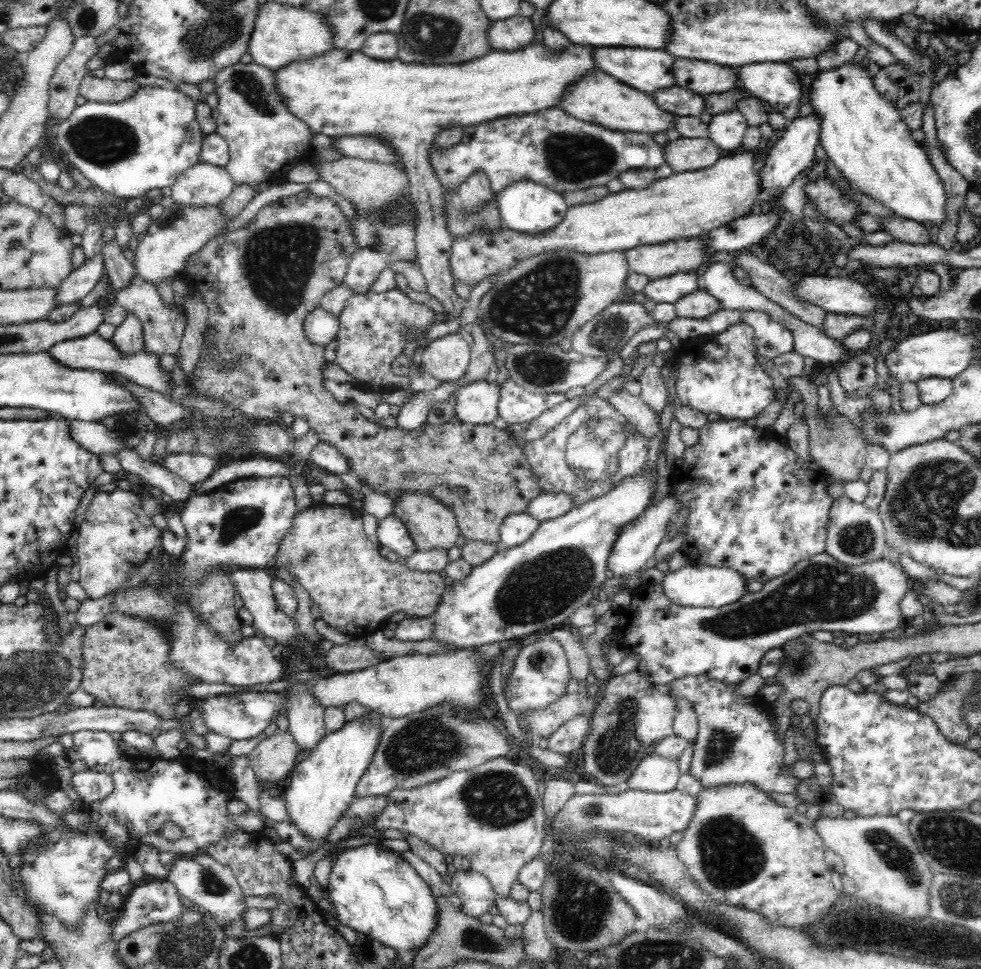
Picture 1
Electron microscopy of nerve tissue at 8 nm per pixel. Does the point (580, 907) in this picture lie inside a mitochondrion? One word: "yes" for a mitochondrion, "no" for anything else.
yes

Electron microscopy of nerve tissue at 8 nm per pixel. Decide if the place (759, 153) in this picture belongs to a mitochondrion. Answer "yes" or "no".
no

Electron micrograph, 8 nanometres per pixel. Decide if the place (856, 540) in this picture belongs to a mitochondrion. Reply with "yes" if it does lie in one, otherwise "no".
yes

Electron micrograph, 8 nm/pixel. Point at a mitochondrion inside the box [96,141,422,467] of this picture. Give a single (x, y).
(277, 263)

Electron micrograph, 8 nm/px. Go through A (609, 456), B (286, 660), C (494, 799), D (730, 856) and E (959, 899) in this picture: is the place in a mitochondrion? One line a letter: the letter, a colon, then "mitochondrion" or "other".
A: mitochondrion
B: other
C: mitochondrion
D: mitochondrion
E: mitochondrion

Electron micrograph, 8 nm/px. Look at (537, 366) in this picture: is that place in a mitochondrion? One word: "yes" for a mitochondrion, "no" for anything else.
yes

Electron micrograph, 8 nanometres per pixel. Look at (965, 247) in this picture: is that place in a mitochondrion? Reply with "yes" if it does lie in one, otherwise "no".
no

